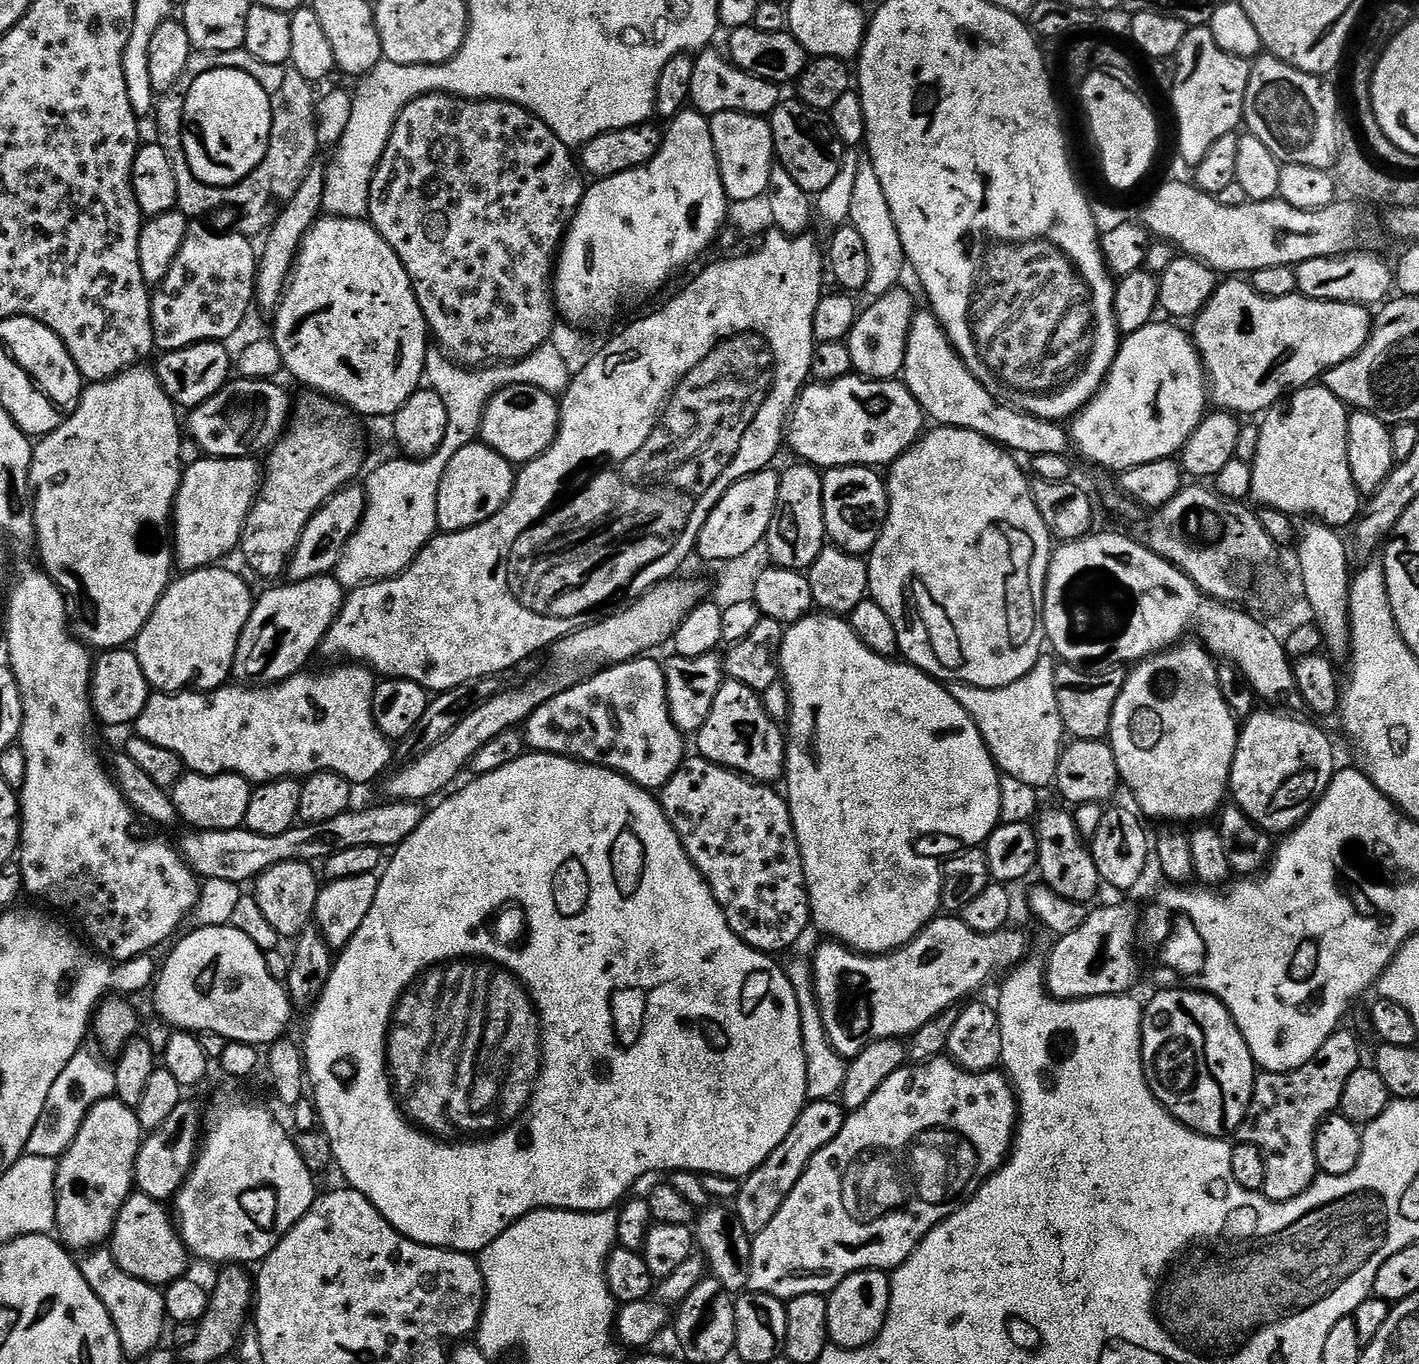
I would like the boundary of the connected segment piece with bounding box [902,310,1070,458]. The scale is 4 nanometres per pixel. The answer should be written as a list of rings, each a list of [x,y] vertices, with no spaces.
[[[917,311],[912,317],[912,329],[908,335],[908,345],[906,346],[906,358],[904,359],[904,371],[902,373],[902,382],[914,394],[914,398],[920,404],[925,417],[929,421],[935,422],[940,426],[949,428],[965,428],[971,432],[982,434],[987,440],[994,440],[997,444],[1013,453],[1025,452],[1028,458],[1038,454],[1058,454],[1065,455],[1070,448],[1070,436],[1067,431],[1060,429],[1059,423],[1045,420],[1035,414],[1023,416],[1020,412],[1011,412],[1008,408],[996,404],[996,400],[990,393],[984,389],[985,381],[976,376],[962,362],[959,353],[956,352],[952,342],[943,325],[939,323],[931,311]]]

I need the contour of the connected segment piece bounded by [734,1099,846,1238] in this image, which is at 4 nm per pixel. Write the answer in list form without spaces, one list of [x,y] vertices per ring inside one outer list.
[[[808,1100],[804,1109],[798,1114],[794,1126],[790,1126],[790,1134],[782,1138],[782,1146],[762,1162],[750,1175],[743,1177],[739,1185],[736,1199],[734,1201],[734,1211],[740,1224],[748,1231],[749,1237],[756,1237],[759,1232],[766,1230],[770,1226],[774,1214],[782,1206],[782,1202],[798,1186],[798,1178],[806,1170],[806,1166],[834,1138],[838,1138],[838,1130],[842,1130],[846,1119],[846,1109],[843,1103],[831,1100]]]

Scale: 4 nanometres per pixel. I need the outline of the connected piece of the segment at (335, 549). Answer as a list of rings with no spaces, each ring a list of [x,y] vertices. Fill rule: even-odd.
[[[356,487],[340,489],[312,515],[310,522],[302,530],[302,538],[288,562],[286,576],[291,583],[297,584],[315,576],[327,576],[335,569],[346,542],[356,533],[356,527],[364,517],[366,492],[363,487]]]

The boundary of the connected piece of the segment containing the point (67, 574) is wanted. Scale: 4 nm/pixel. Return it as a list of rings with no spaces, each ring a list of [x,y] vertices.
[[[133,366],[108,380],[89,383],[81,391],[78,406],[74,414],[69,416],[68,421],[58,426],[58,430],[54,430],[49,436],[43,437],[32,449],[28,486],[34,501],[34,519],[40,556],[44,559],[42,568],[64,593],[64,605],[68,608],[68,623],[73,636],[96,650],[111,650],[131,645],[142,630],[142,626],[146,626],[150,614],[154,614],[154,606],[158,606],[162,594],[167,590],[174,576],[174,536],[170,531],[170,521],[182,475],[180,463],[182,424],[181,421],[180,424],[176,421],[177,405],[172,403],[172,399],[160,385],[155,371],[151,367],[144,367],[148,366]]]

